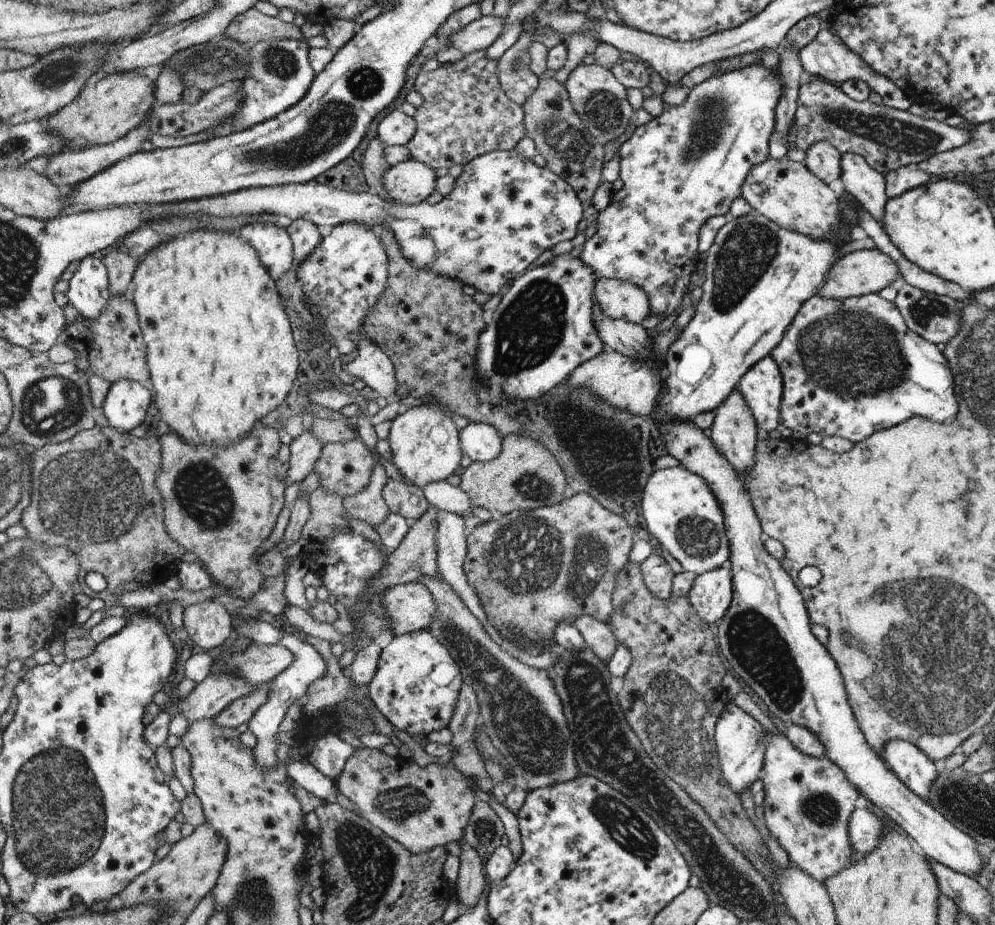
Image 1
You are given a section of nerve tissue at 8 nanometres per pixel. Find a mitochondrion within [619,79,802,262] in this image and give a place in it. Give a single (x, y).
(712, 125)

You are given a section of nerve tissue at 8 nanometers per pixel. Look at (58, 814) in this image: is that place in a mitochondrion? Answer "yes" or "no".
yes

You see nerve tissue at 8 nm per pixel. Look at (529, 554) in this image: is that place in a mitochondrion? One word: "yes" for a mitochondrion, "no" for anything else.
yes

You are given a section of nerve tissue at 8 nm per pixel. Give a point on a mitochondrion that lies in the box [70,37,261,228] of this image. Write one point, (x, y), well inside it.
(209, 62)

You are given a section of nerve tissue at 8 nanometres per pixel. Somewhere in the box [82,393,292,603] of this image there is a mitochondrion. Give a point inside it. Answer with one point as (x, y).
(200, 491)

